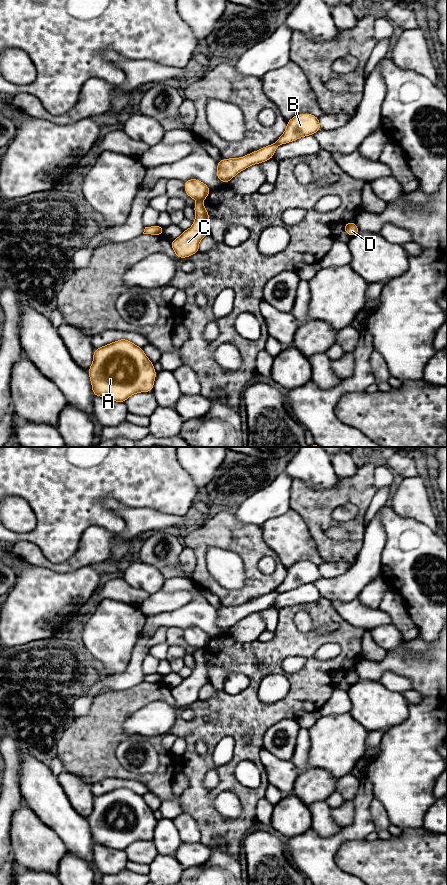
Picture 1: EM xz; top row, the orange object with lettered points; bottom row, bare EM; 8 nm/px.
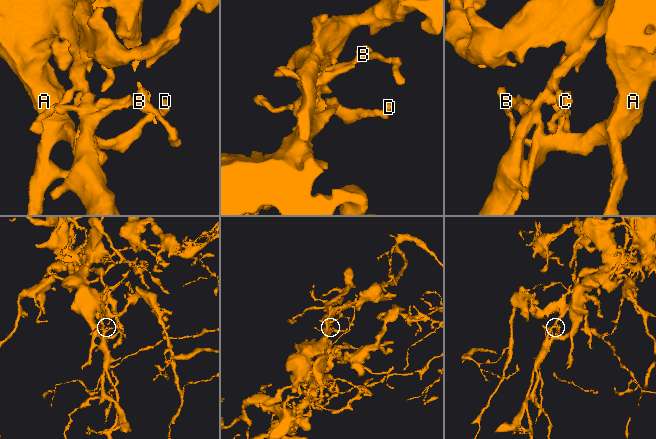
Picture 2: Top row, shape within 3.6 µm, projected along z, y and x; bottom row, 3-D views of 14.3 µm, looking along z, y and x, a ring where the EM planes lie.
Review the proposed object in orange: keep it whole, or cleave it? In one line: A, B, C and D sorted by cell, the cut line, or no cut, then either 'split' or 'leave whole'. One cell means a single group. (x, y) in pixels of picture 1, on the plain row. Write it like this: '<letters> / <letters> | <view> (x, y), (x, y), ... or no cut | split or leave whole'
A C D / B | xz (275, 590), (278, 593) | split

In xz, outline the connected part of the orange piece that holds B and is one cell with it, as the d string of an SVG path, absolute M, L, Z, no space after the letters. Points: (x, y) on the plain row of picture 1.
M298 562L287 569L284 581L276 588L276 592L282 593L293 590L301 585L315 582L321 577L319 566L313 562Z

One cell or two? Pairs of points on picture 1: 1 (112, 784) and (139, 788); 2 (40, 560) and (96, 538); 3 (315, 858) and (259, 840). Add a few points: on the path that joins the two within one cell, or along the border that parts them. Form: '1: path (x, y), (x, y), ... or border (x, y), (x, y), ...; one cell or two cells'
1: path (119, 783), (132, 784); one cell
2: path (54, 567), (69, 566), (84, 552); one cell
3: border (284, 846), (286, 853); two cells

